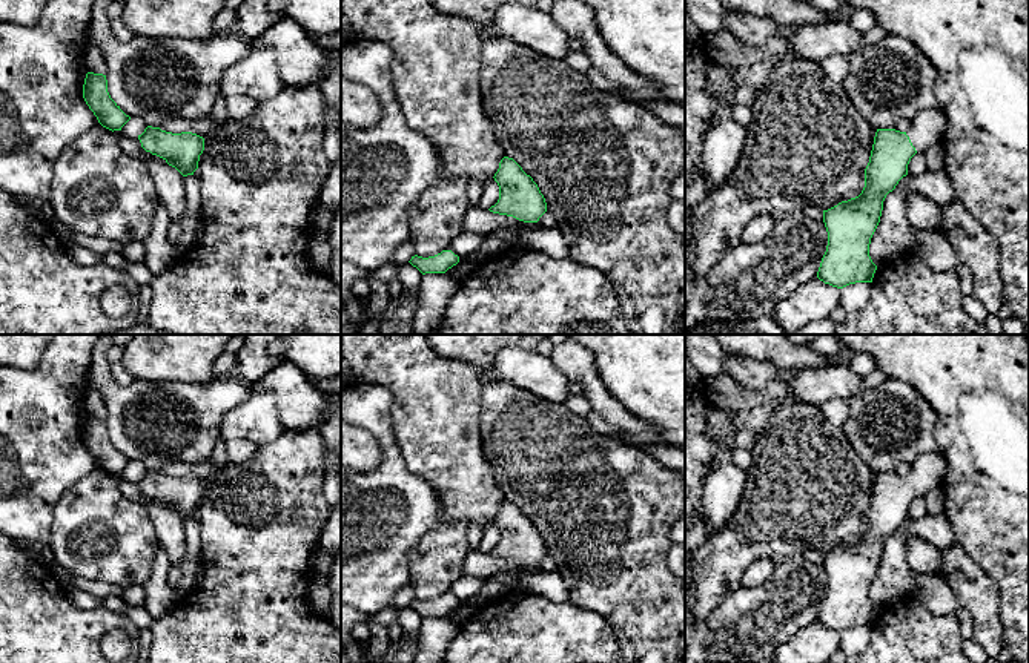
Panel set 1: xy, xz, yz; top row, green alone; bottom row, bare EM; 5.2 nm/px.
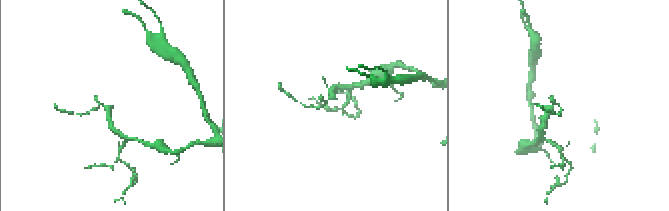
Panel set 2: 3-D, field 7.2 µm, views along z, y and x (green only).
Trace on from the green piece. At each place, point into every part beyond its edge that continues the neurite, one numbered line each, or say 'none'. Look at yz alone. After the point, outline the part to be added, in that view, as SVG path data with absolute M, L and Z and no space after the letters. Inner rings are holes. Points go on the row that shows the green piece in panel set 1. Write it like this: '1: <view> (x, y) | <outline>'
1: yz (928, 128) | M935 107L917 114L911 120L911 127L906 130L906 135L917 153L923 153L929 146L943 143L946 130L948 118L941 107Z

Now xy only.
none

